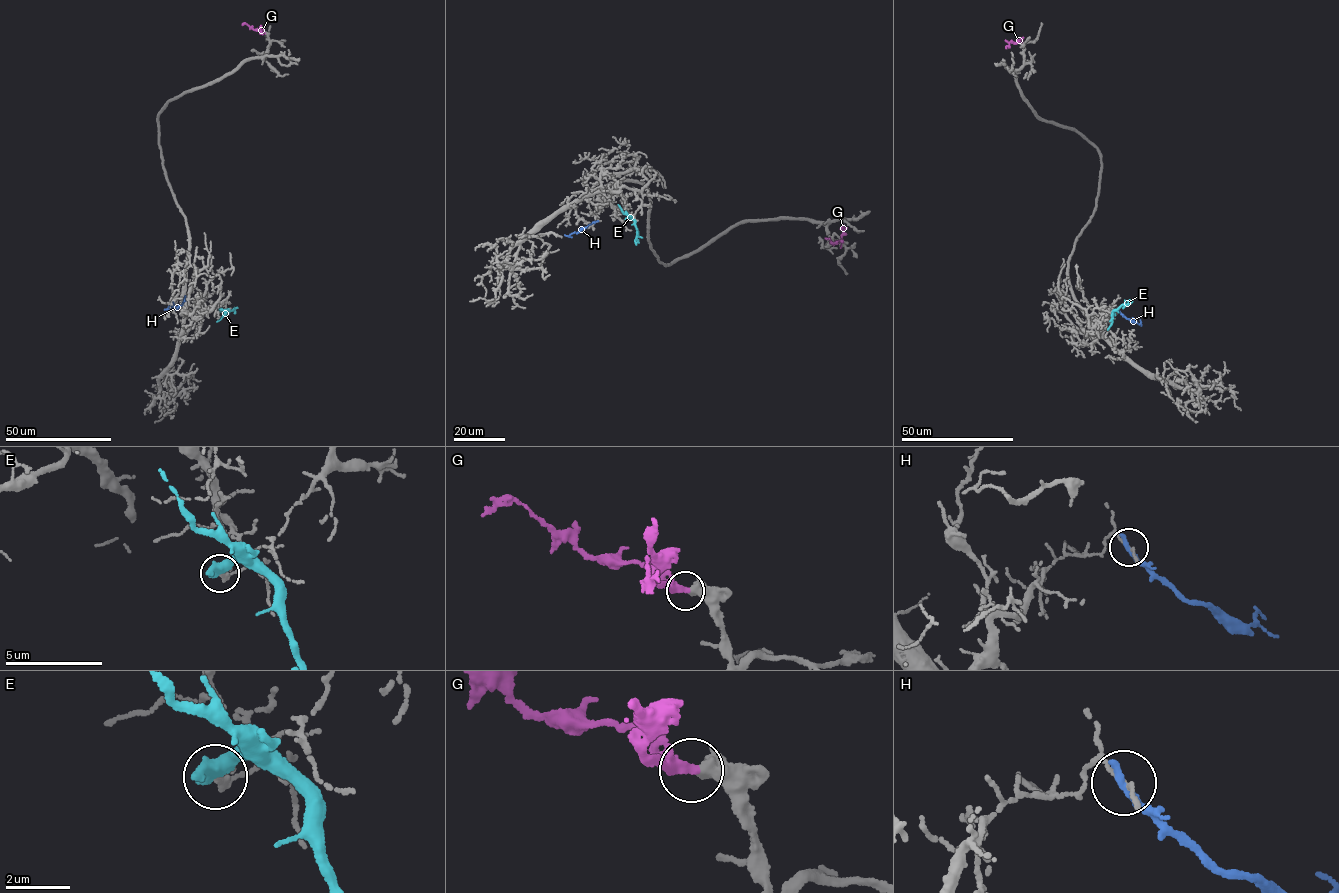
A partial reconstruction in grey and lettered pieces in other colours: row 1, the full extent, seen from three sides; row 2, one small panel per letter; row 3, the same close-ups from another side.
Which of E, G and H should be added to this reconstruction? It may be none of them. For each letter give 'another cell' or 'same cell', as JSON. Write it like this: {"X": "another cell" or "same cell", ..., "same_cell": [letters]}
{"E": "another cell", "G": "same cell", "H": "another cell", "same_cell": ["G"]}

